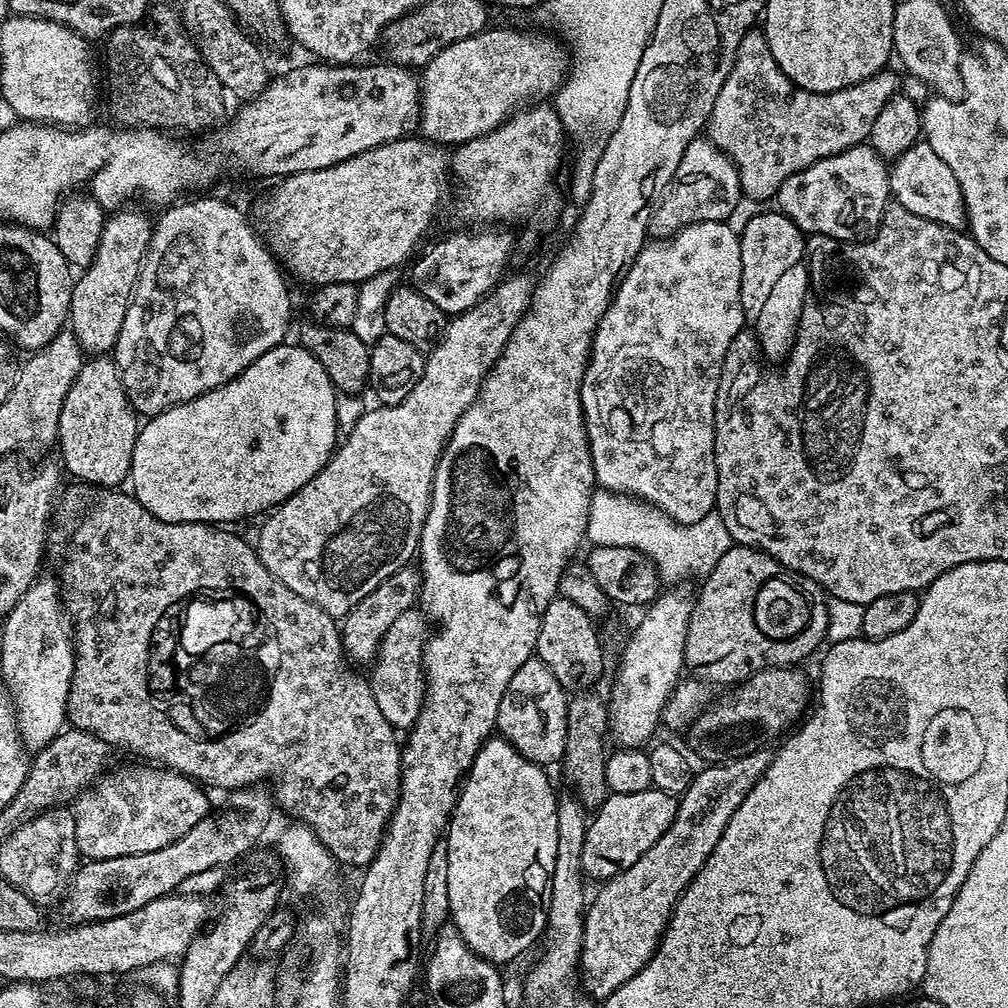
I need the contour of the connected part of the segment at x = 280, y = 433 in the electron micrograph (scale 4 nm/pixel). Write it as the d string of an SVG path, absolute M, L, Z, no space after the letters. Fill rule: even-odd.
M282 343L266 354L259 356L253 364L246 366L246 370L242 370L240 375L230 382L226 382L206 394L196 396L192 400L175 404L172 408L167 408L156 416L148 416L145 419L145 424L143 421L139 425L134 442L134 458L130 473L130 485L132 484L133 488L131 491L134 493L136 501L142 506L146 506L146 510L150 510L152 514L166 522L174 522L175 524L224 526L229 523L227 520L240 520L243 516L254 515L255 512L267 513L269 510L275 509L276 505L281 504L286 498L293 496L299 488L306 486L306 482L310 482L310 478L314 478L314 474L322 471L324 463L336 451L338 447L338 436L336 440L338 425L335 412L337 397L337 389L326 374L322 362L318 362L318 358L314 358L314 354L307 352L299 343Z

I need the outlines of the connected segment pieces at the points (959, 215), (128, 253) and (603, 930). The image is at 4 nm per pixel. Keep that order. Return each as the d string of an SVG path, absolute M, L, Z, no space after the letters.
M923 138L891 161L888 169L888 191L894 197L895 203L906 206L910 214L930 218L951 228L965 227L968 211L964 208L958 178L954 176L954 170L950 170L950 166L946 166L946 162L942 162L942 158L934 154L928 141Z
M136 206L121 207L105 219L96 256L75 277L72 286L68 311L70 330L88 354L108 354L115 349L122 322L126 322L126 310L132 304L132 291L144 266L144 255L148 253L153 217L132 207Z
M677 803L674 821L634 865L605 881L584 916L580 980L585 995L601 1003L656 952L681 894L718 844L722 832L688 832L688 804Z

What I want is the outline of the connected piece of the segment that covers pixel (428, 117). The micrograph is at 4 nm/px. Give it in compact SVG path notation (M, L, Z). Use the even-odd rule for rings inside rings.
M489 26L434 54L420 76L419 135L441 146L459 146L494 130L529 102L551 97L569 71L570 55L555 35L549 35Z

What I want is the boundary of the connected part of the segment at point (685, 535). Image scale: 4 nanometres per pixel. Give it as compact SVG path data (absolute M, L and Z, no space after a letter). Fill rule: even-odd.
M615 490L593 491L586 540L592 546L613 544L637 548L655 562L661 581L672 586L687 581L684 580L687 576L707 576L718 558L734 544L719 514L701 516L691 522L671 520L656 505Z

